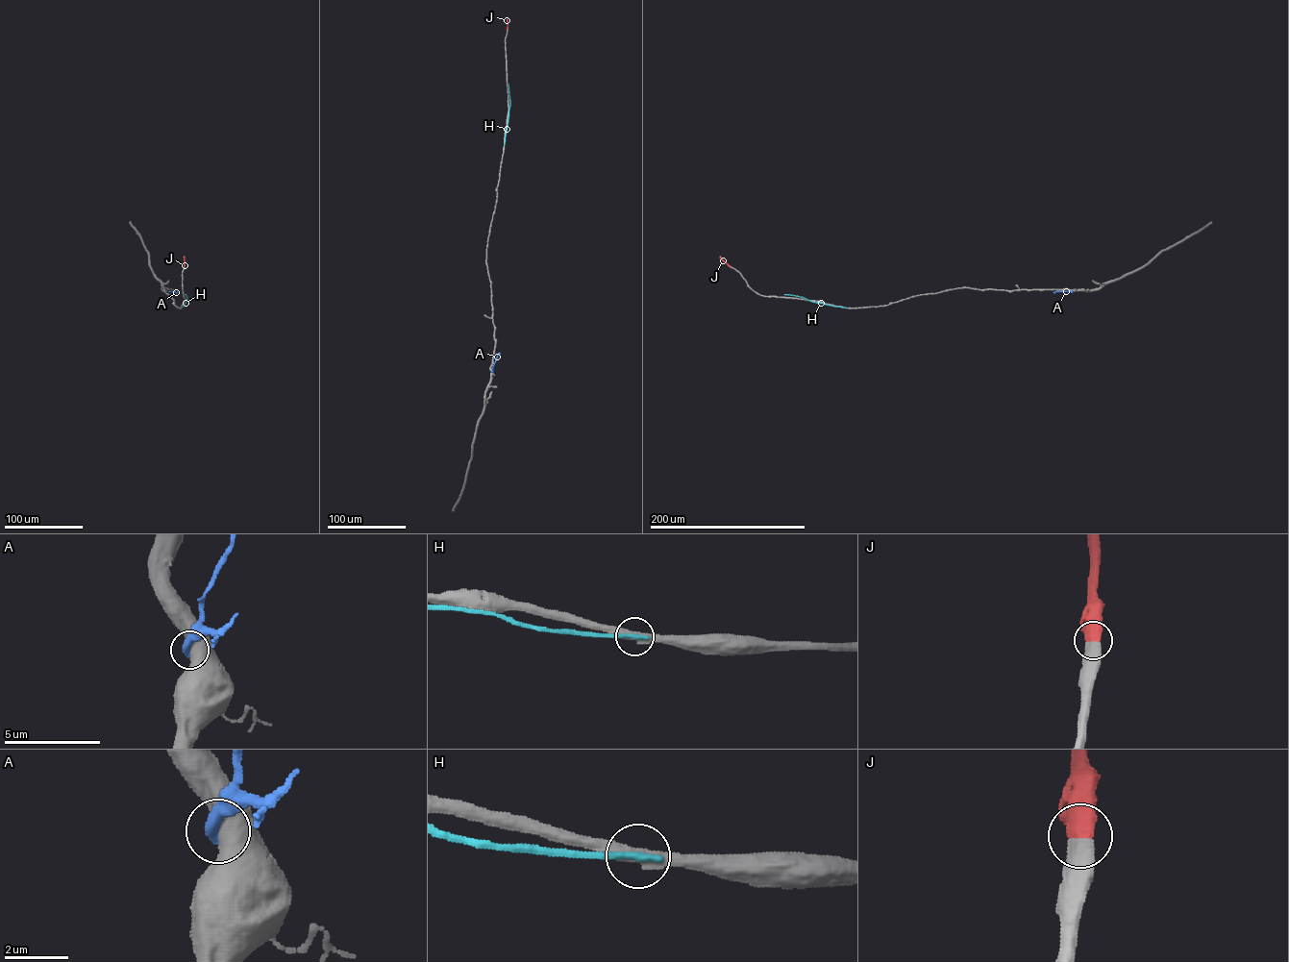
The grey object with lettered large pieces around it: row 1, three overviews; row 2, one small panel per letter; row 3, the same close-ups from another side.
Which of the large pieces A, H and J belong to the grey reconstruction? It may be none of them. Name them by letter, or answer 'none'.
J

